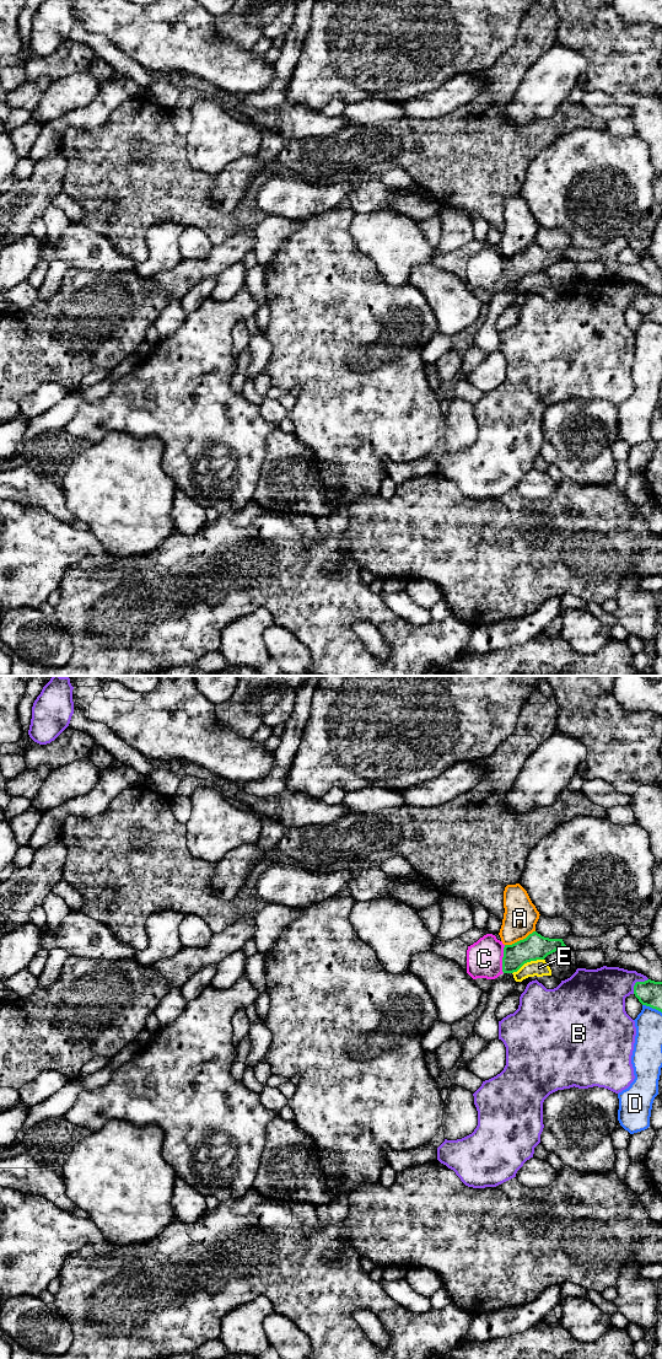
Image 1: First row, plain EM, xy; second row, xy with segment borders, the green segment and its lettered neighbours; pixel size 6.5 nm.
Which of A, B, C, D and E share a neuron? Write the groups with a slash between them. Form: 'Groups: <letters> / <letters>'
Groups: A / B / C / D / E

